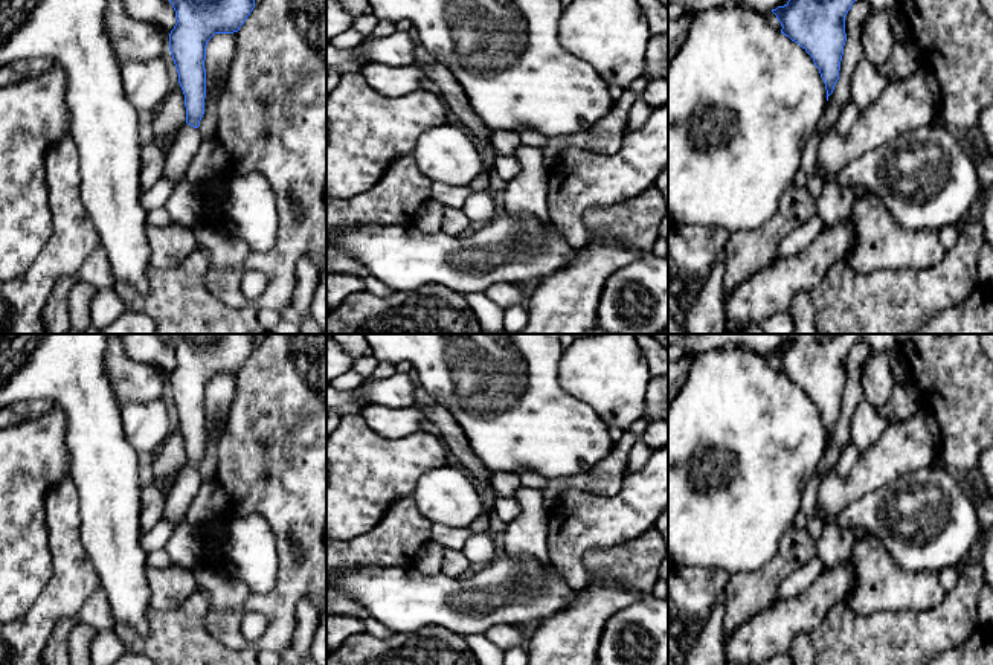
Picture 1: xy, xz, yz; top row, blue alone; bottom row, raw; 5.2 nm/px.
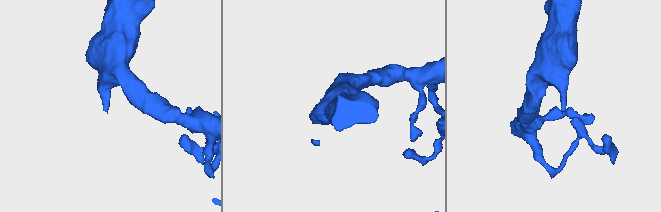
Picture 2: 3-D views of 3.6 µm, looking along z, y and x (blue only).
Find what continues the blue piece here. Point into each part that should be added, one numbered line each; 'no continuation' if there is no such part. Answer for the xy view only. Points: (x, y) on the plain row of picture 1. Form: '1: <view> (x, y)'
1: xy (188, 481)

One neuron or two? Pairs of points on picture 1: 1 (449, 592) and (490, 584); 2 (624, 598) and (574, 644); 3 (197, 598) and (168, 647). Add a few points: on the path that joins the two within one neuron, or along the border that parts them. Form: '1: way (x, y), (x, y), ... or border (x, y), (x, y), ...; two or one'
1: way (459, 592), (479, 592); one
2: way (610, 601), (581, 630); one
3: way (194, 610), (180, 635); one

